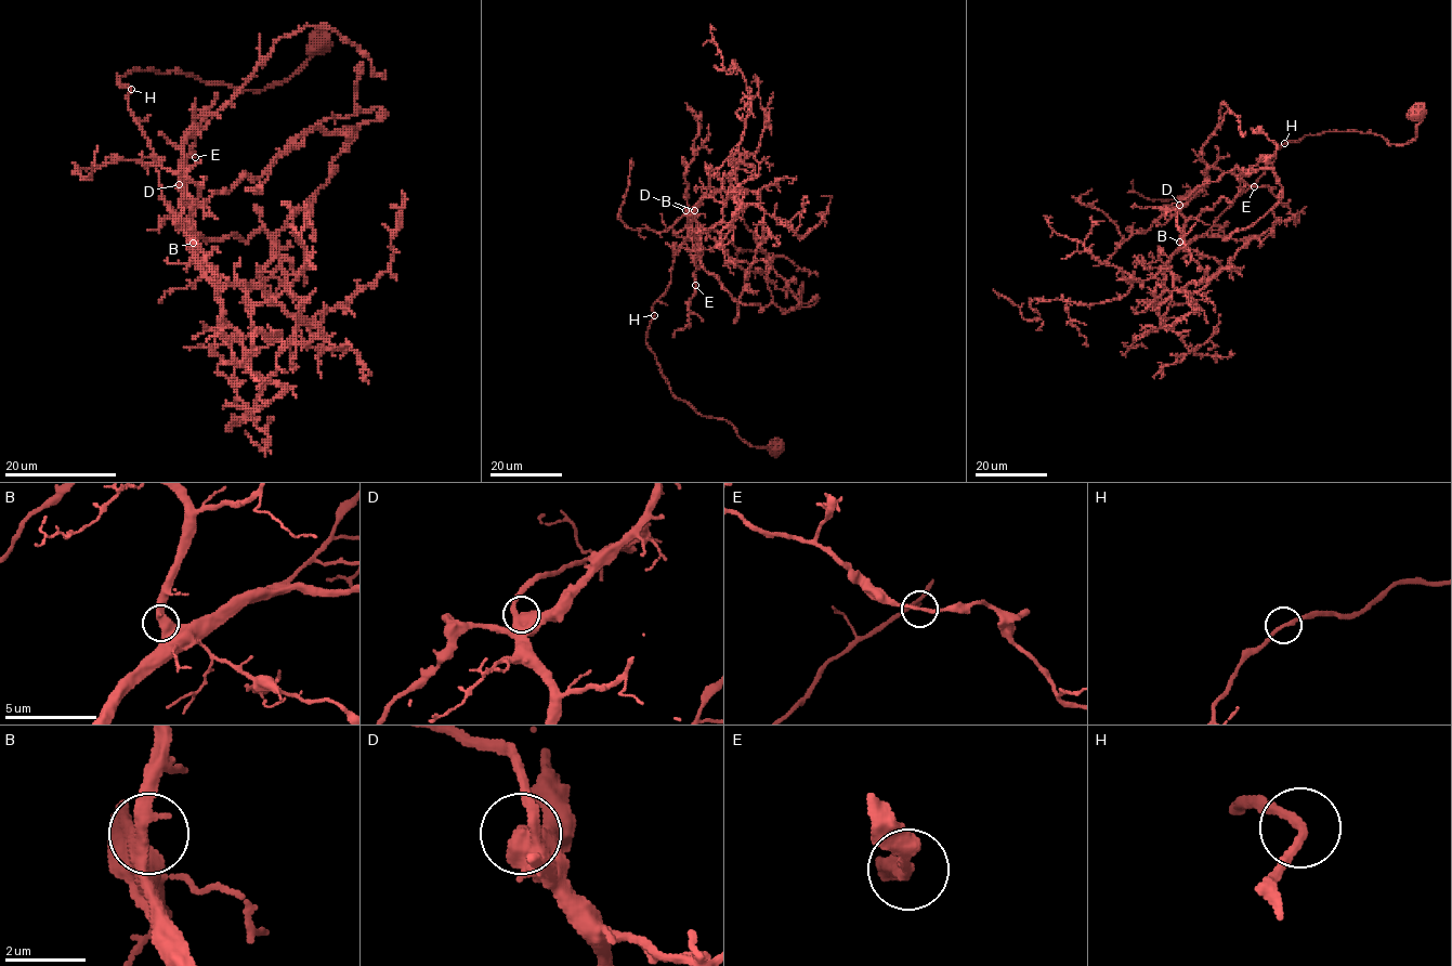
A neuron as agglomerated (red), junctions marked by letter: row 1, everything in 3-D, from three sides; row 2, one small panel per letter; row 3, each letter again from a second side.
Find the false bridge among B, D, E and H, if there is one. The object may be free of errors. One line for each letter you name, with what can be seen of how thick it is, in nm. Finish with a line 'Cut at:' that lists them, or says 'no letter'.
Cut at: no letter

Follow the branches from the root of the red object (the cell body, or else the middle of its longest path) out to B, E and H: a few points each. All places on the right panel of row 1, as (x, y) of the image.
B: (1415, 113), (1416, 135), (1404, 144), (1359, 131), (1287, 141), (1204, 234), (1179, 242)
E: (1415, 113), (1404, 144), (1359, 131), (1287, 141), (1204, 234), (1180, 240), (1180, 209), (1208, 169), (1254, 186)
H: (1415, 113), (1420, 121), (1416, 135), (1404, 144), (1389, 144), (1381, 135), (1359, 131), (1325, 131), (1283, 143)

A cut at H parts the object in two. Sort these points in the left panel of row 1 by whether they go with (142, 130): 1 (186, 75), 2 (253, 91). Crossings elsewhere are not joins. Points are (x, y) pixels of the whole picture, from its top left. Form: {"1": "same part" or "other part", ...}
{"1": "other part", "2": "other part"}

